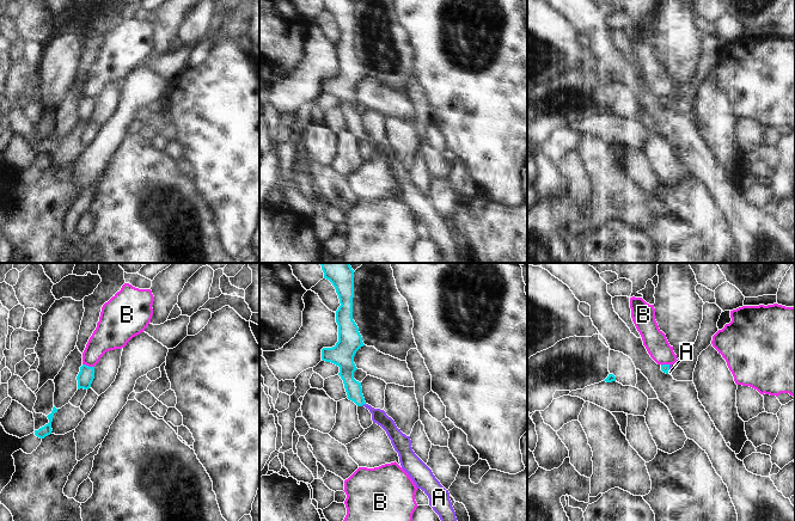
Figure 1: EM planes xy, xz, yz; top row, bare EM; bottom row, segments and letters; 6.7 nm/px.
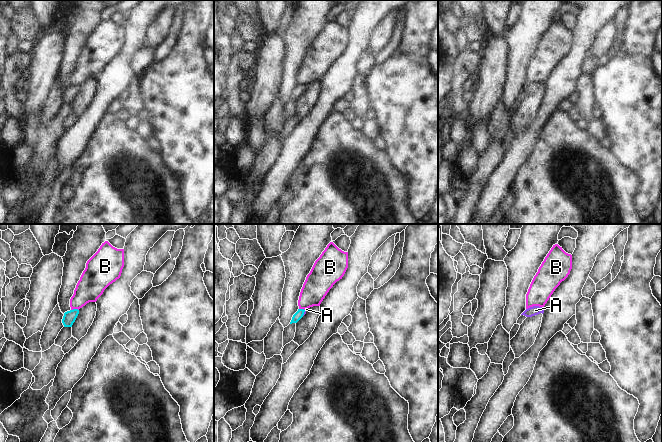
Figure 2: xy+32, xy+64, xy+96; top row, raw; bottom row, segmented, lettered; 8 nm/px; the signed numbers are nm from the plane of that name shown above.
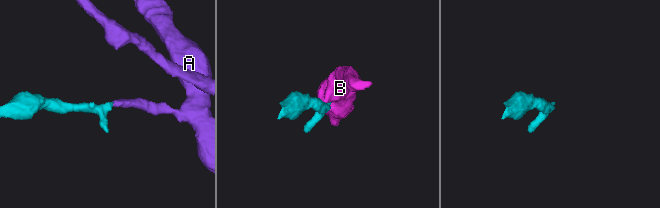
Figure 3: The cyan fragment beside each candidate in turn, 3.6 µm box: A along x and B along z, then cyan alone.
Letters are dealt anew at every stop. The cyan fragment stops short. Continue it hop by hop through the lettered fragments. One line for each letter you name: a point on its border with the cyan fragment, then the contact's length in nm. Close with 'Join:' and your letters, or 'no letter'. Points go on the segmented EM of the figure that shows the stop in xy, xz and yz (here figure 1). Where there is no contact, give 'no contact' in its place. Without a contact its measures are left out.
A: meets cyan in xz at (362, 404); contact 40 nm long
Join: A

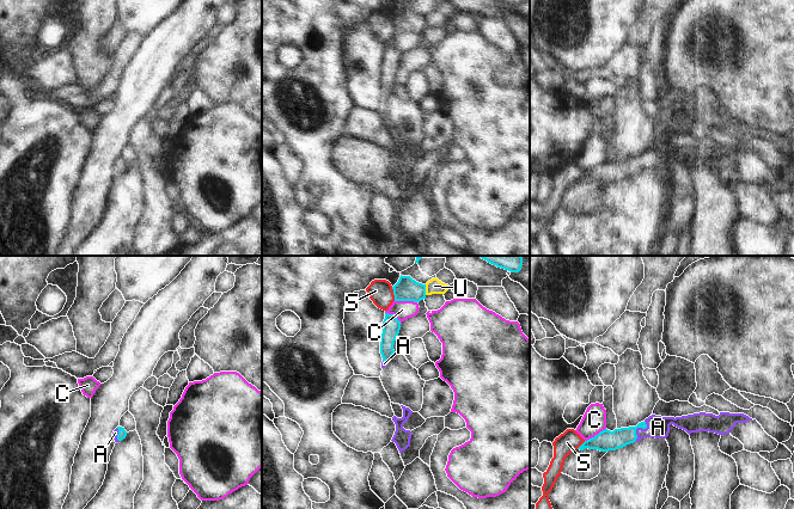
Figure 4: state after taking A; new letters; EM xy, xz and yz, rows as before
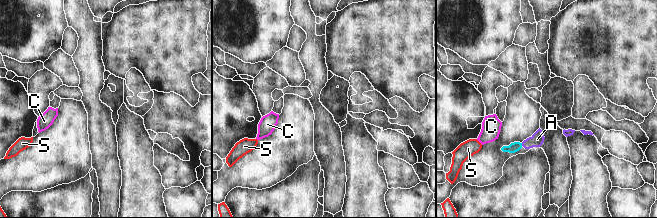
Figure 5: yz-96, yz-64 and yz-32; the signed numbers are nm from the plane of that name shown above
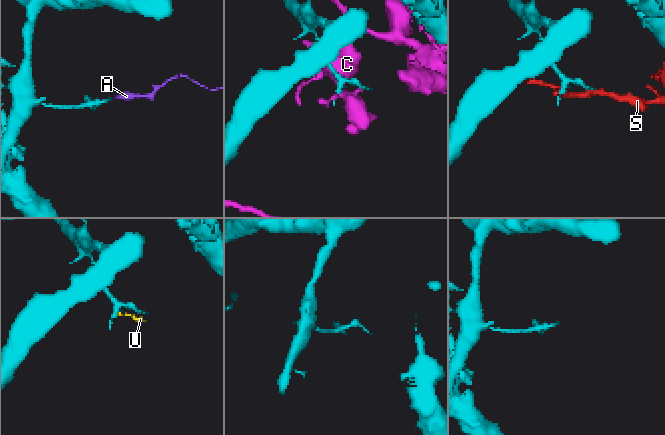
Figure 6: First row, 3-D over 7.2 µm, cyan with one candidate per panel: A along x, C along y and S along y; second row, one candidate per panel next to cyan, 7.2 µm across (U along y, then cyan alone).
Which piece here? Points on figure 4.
A: meets cyan in yz at (637, 427); contact 160 nm long
Join: A

